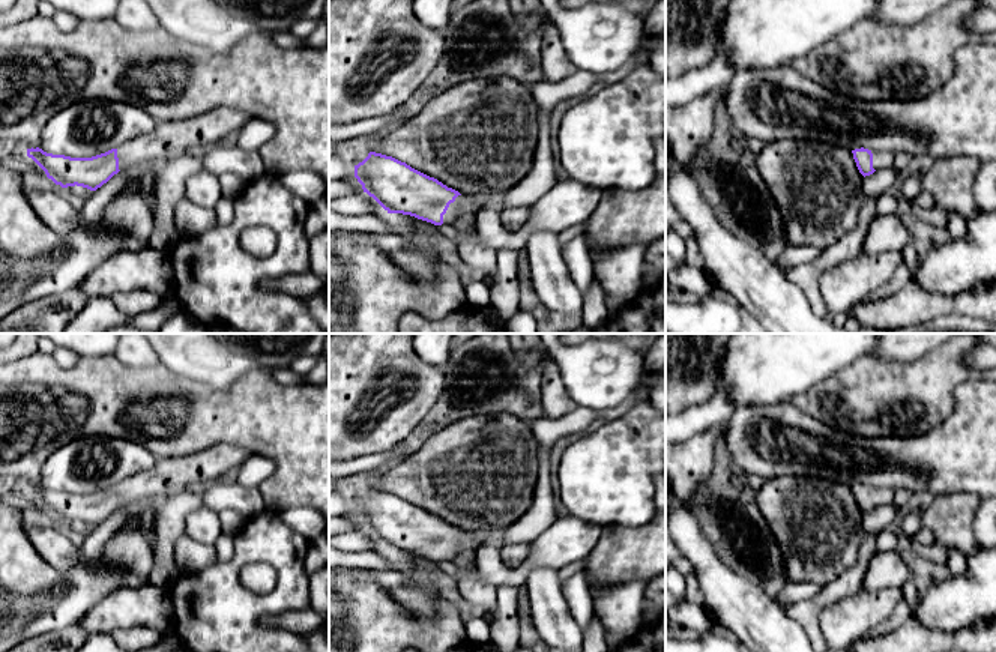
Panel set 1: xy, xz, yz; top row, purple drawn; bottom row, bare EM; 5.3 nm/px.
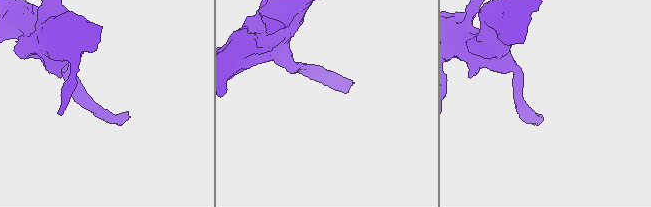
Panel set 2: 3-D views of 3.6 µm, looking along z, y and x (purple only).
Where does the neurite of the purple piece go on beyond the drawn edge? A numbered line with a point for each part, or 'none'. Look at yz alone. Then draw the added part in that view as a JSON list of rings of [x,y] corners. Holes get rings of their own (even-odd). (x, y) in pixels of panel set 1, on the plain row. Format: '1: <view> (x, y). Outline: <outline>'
1: yz (881, 496). Outline: [[[871,488],[873,490],[873,505],[885,506],[894,502],[894,491],[889,488]]]

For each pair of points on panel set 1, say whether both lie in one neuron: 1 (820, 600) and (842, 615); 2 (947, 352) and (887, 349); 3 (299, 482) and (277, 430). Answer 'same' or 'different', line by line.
1: different
2: different
3: same

